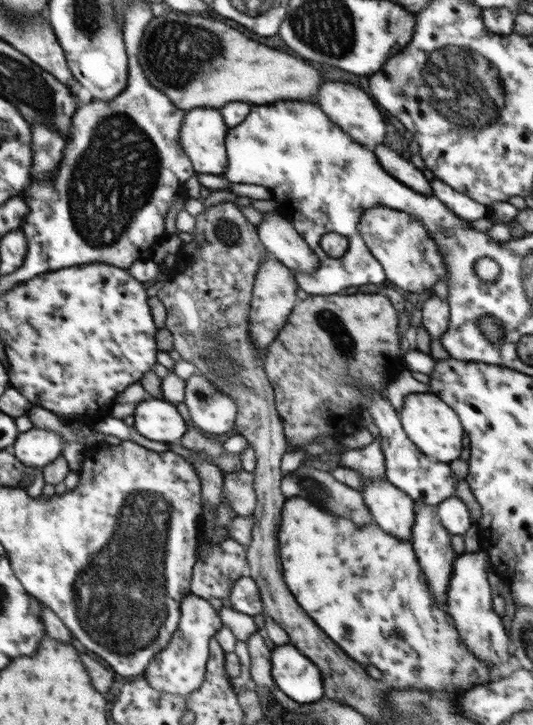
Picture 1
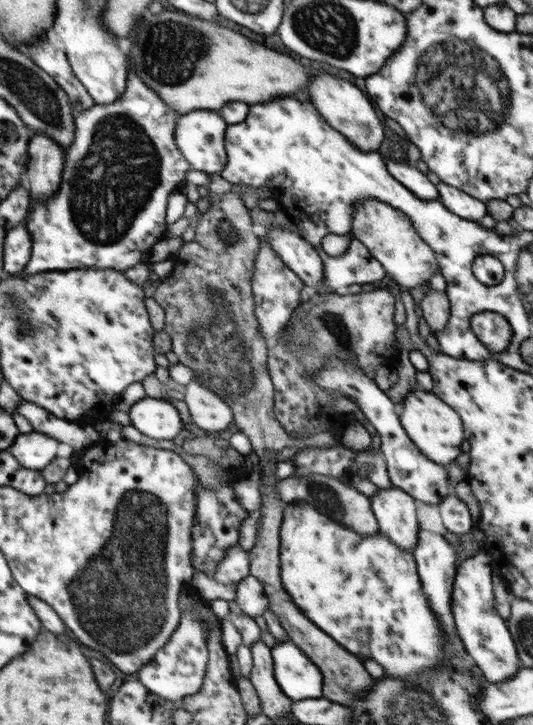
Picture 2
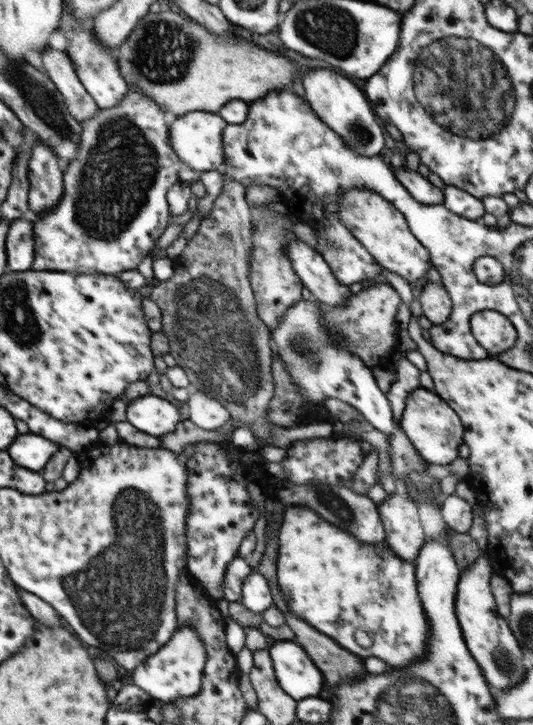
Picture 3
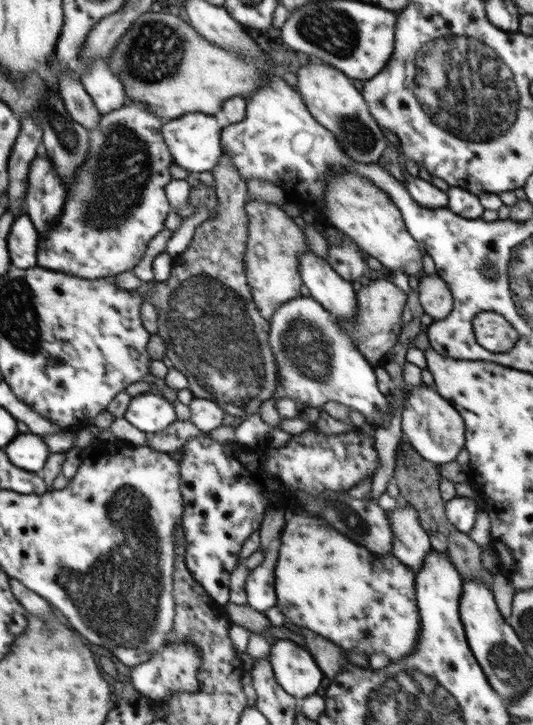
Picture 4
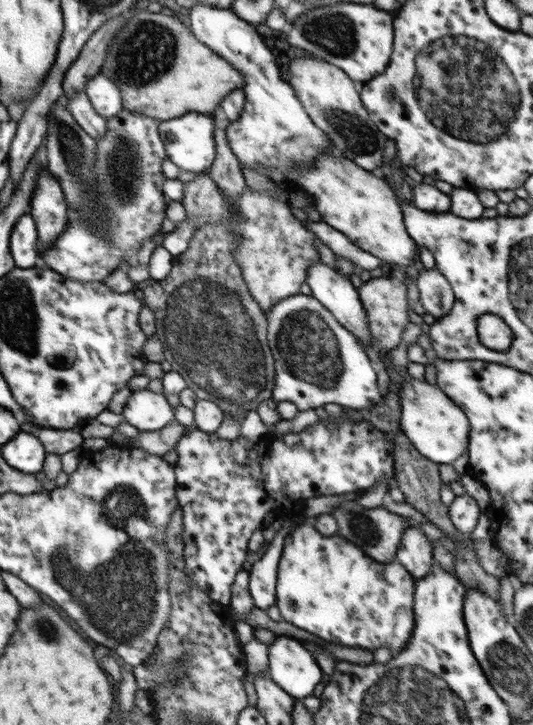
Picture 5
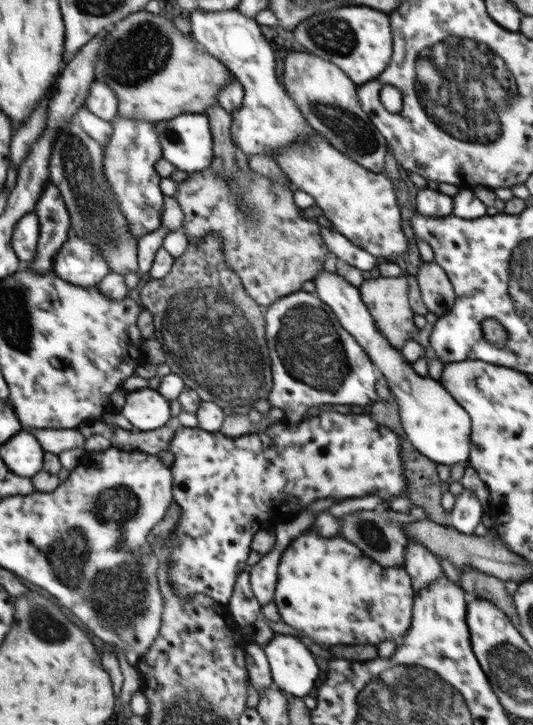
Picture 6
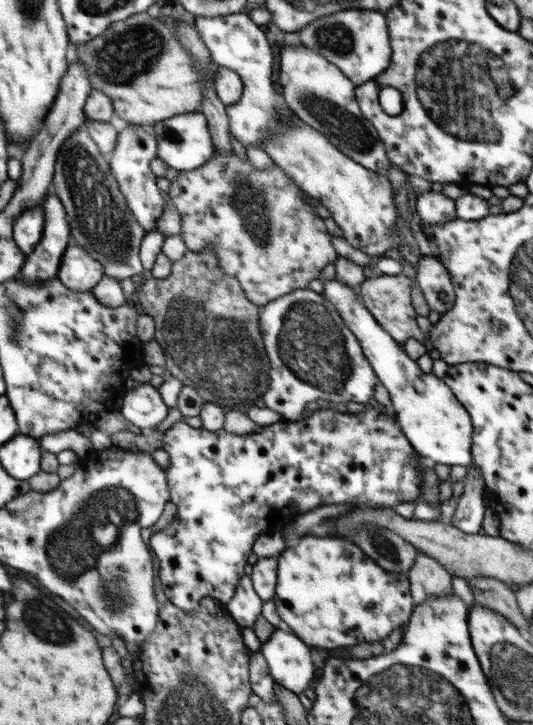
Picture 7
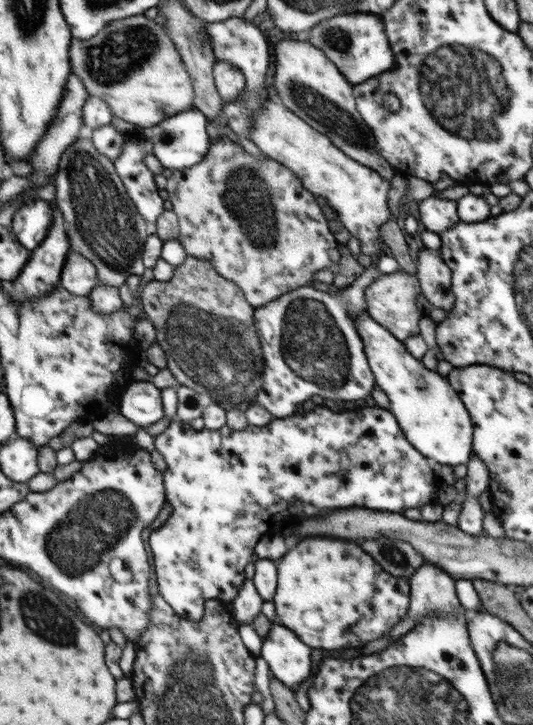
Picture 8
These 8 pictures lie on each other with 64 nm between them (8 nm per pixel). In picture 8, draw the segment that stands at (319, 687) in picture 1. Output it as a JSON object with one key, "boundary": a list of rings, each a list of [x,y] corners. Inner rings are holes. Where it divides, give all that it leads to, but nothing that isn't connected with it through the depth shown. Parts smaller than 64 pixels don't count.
{"boundary":[[[272,622],[268,634],[263,639],[259,657],[266,660],[272,677],[287,688],[292,689],[312,676],[311,648],[282,624]]]}

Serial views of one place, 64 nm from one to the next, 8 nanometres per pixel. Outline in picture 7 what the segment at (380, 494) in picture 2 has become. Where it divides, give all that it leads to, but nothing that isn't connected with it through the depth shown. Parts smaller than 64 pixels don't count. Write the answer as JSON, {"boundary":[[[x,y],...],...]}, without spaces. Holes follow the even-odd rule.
{"boundary":[[[418,551],[412,567],[407,572],[412,595],[412,605],[438,595],[450,595],[452,590],[451,574],[436,559]]]}

